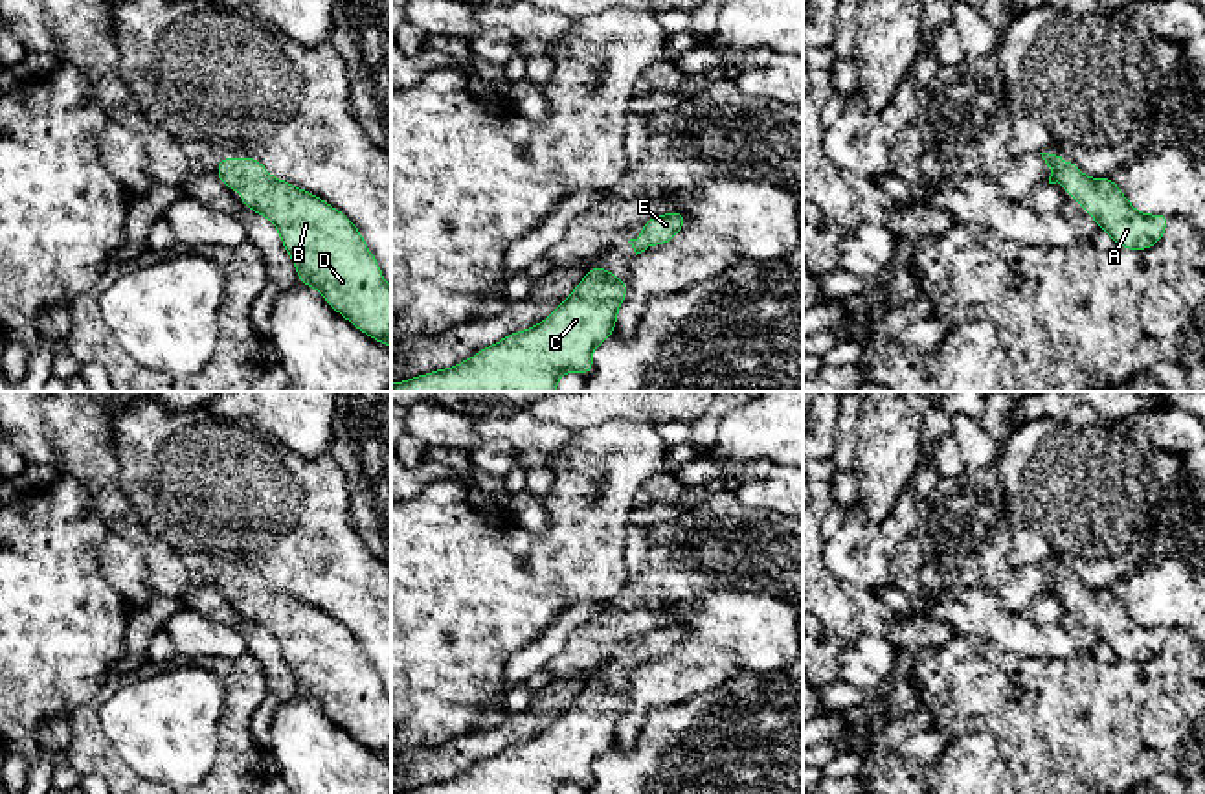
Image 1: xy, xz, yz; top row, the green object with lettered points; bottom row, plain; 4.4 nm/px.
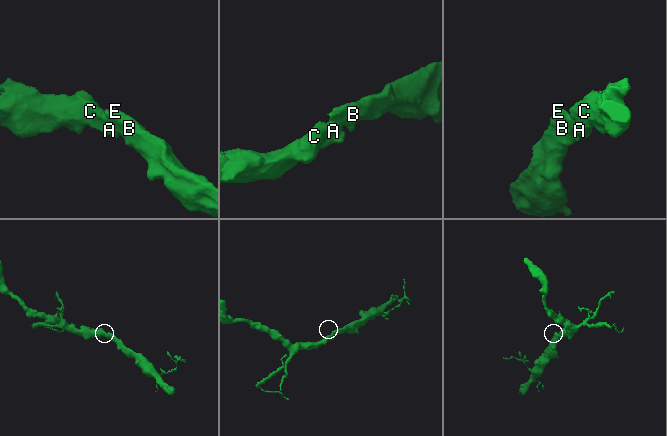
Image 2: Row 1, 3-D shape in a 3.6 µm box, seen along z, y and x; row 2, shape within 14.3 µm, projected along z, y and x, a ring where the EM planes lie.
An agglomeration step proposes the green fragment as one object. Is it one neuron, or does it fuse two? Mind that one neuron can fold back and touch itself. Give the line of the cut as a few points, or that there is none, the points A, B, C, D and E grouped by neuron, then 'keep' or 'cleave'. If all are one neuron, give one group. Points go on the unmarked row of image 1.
no cut | A B C D E | keep

